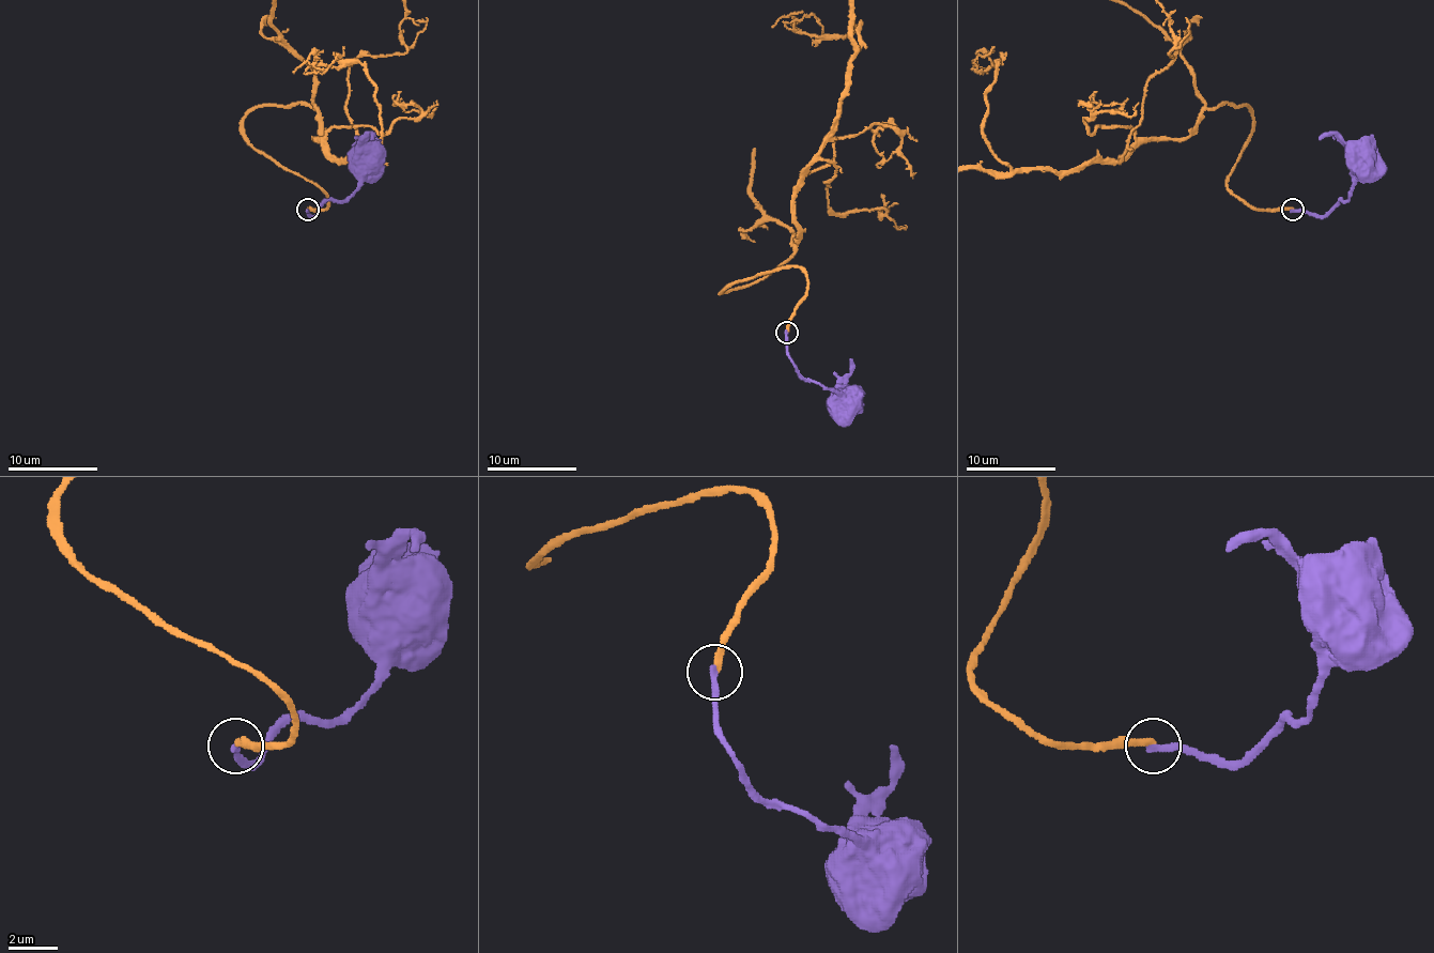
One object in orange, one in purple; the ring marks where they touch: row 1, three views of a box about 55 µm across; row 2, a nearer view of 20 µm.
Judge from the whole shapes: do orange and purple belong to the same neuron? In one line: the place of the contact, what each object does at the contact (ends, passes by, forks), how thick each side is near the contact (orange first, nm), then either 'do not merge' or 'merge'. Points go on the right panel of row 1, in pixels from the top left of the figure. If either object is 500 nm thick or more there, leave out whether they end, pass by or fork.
place (1292, 210); orange ends; purple ends; calibres 280 and 280 nm; do not merge

